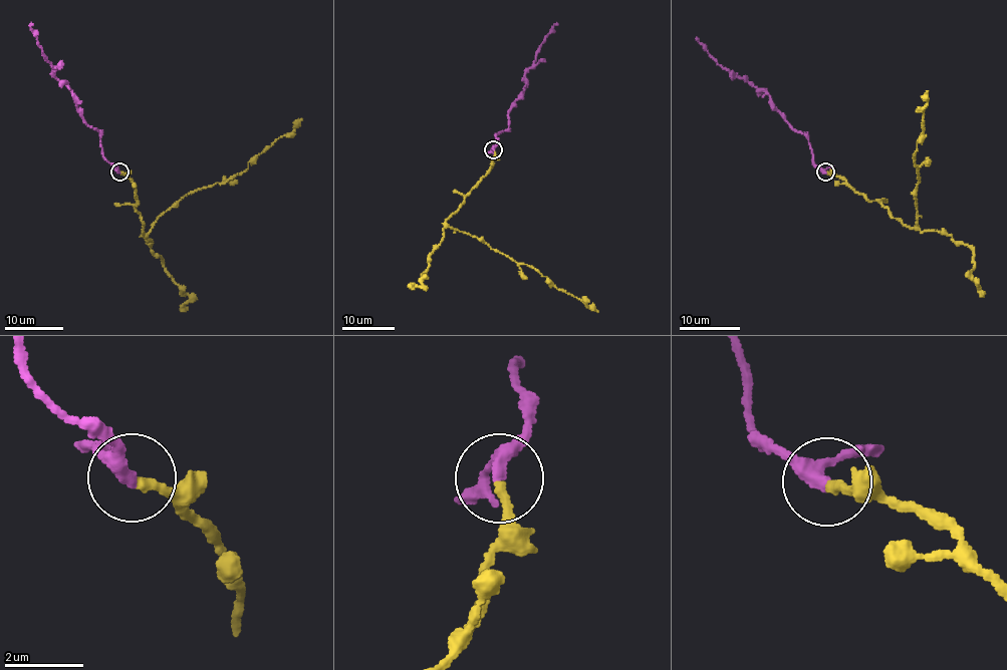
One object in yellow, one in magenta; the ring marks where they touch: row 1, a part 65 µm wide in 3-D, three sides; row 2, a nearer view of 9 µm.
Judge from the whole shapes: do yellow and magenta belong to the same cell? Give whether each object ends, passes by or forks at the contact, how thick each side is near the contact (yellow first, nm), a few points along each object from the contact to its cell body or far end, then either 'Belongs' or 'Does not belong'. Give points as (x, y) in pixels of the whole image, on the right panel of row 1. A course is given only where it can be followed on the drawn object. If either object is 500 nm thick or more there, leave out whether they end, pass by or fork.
At the ring yellow ends. At the ring magenta passes by. Thickness 220 nm (yellow) against 320 nm. Course of yellow: (826, 172), (840, 176), (893, 217), (916, 227), (914, 198), (919, 181), (913, 161), (927, 90). Course of magenta: (824, 172), (815, 168), (808, 138), (793, 128), (769, 97), (720, 66), (697, 37). Belongs

